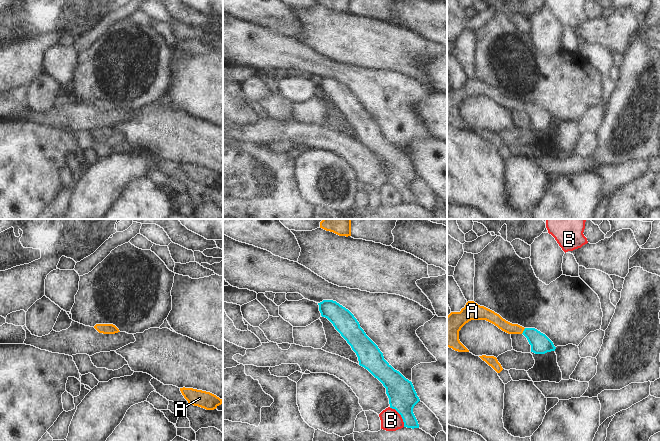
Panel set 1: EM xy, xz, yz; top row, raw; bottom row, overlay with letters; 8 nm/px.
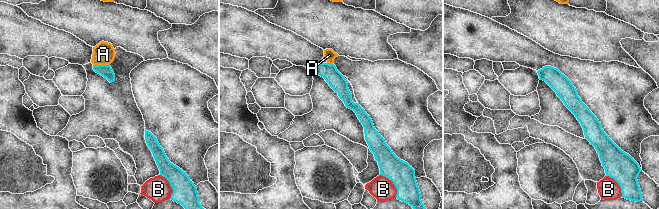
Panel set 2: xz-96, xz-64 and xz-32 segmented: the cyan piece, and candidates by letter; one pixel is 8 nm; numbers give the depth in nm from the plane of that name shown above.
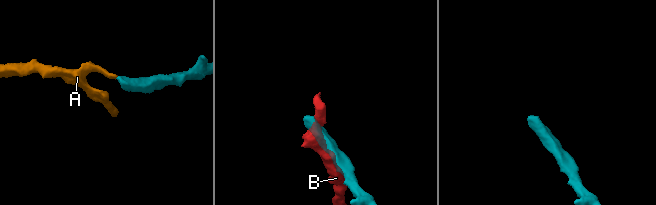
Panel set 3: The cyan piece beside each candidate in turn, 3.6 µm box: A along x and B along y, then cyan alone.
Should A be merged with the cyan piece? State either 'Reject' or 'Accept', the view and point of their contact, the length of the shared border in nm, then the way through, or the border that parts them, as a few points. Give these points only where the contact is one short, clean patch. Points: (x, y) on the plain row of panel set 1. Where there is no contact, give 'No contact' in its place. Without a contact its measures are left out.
Accept. Touches cyan at yz (523, 107). Shared border 60 nm. Path across: yz (540, 120), (529, 109), (523, 107), (511, 105), (496, 95).

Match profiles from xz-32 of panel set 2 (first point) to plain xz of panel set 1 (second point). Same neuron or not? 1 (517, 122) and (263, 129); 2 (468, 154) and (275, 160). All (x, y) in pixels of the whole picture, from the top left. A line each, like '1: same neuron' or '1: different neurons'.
1: same neuron
2: same neuron

